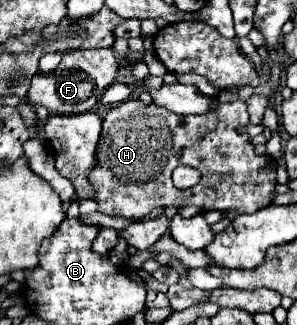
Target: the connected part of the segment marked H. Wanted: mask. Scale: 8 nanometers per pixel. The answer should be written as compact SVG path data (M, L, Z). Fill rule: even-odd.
M126 100L118 108L110 110L104 116L104 128L100 136L100 168L96 168L96 184L100 184L100 192L96 194L96 202L100 212L110 216L124 216L124 218L142 218L156 206L198 206L200 210L218 210L224 218L234 220L240 214L254 214L256 210L272 204L272 198L276 196L276 168L278 160L268 154L254 152L252 144L244 134L238 134L237 127L240 125L238 117L249 119L245 101L233 103L220 103L216 112L206 112L200 116L180 116L168 108L160 108L156 104L144 106L140 100ZM234 116L237 122L234 127L232 123L222 120L224 117ZM178 164L194 166L202 172L200 184L180 190L172 186L172 170Z

